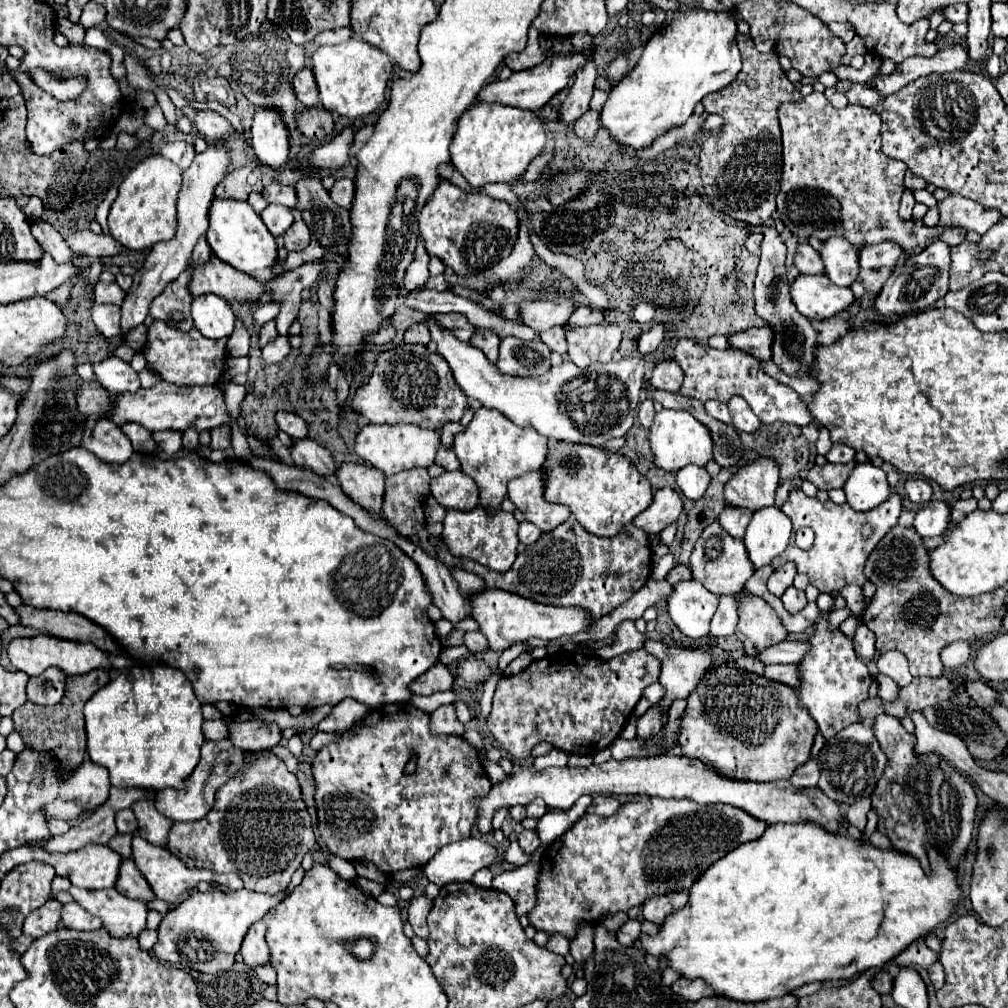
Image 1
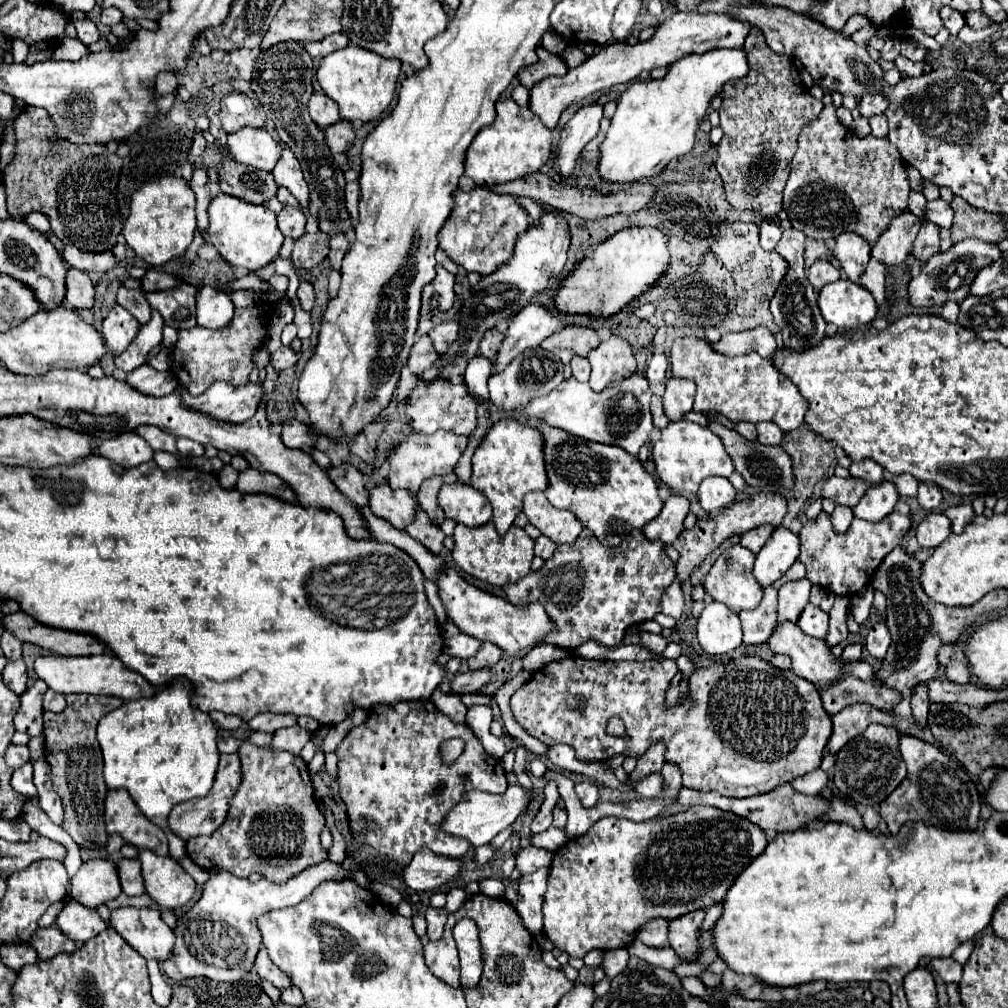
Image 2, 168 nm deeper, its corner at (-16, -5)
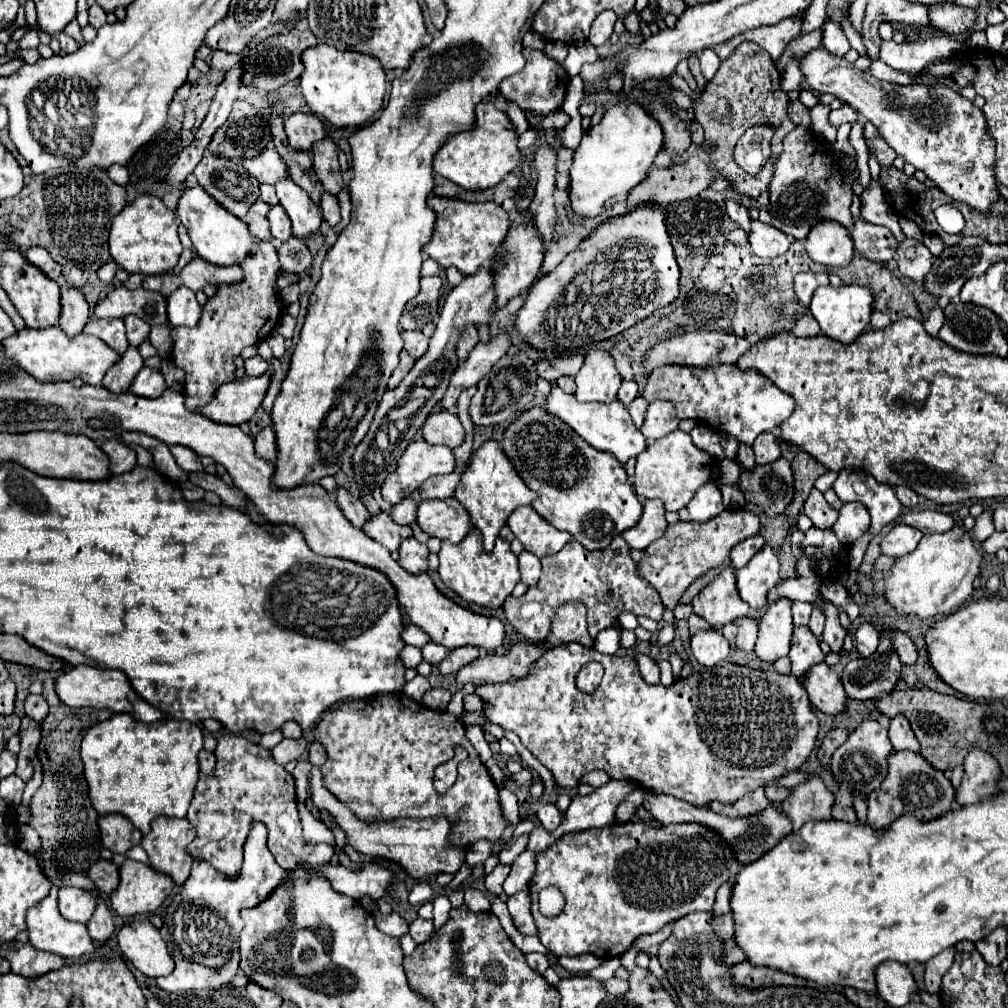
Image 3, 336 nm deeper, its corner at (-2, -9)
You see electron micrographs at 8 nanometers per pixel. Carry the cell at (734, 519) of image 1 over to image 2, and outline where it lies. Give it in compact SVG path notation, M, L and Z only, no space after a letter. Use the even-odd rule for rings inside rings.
M760 525L760 527L752 529L752 531L746 531L746 533L740 535L740 545L750 549L752 553L758 553L762 549L762 545L766 543L766 539L770 537L772 531L774 531L772 525Z

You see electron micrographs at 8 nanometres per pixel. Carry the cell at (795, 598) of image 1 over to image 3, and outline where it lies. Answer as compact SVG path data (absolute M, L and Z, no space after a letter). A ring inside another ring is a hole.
M796 627L794 629L794 639L792 639L792 649L790 649L790 661L792 661L792 675L802 681L808 671L824 663L824 653L820 651L818 639L810 633L808 627Z

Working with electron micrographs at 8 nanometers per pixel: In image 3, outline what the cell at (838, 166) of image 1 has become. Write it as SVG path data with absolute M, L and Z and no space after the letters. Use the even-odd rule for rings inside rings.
M796 127L790 131L782 143L784 151L774 167L774 177L770 181L770 223L782 233L794 239L806 239L810 227L822 219L834 219L842 223L848 231L852 223L852 171L840 167L838 159L828 159L822 151L812 147L812 133L806 127Z

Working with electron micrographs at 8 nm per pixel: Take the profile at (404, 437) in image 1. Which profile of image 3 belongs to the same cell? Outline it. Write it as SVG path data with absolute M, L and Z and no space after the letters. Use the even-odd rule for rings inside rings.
M412 441L398 461L398 471L386 477L382 497L386 503L396 505L414 493L426 479L434 475L452 473L456 459L450 447L430 445L426 441Z

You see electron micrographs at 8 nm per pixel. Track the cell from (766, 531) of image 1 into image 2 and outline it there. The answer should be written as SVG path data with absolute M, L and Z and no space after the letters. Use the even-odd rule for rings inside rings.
M776 527L772 537L764 543L762 551L756 555L754 577L762 587L772 585L780 579L800 555L800 539L786 527Z

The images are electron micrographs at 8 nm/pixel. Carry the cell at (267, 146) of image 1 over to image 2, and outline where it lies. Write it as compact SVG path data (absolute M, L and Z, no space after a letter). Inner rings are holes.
M280 143L280 159L274 167L274 179L278 185L290 189L290 193L300 199L302 205L308 205L308 185L302 177L302 167L300 161L296 159L296 155L292 151L288 151L288 147L284 143Z

